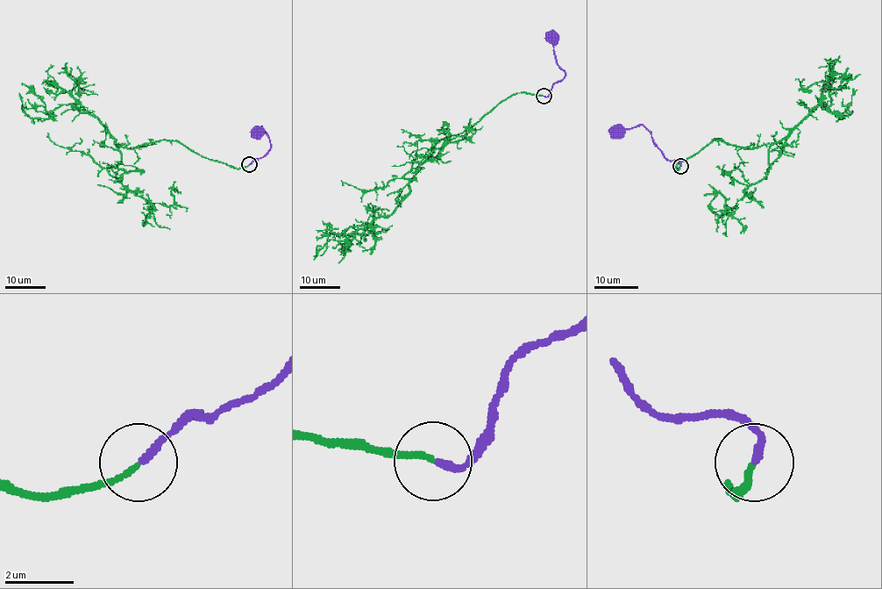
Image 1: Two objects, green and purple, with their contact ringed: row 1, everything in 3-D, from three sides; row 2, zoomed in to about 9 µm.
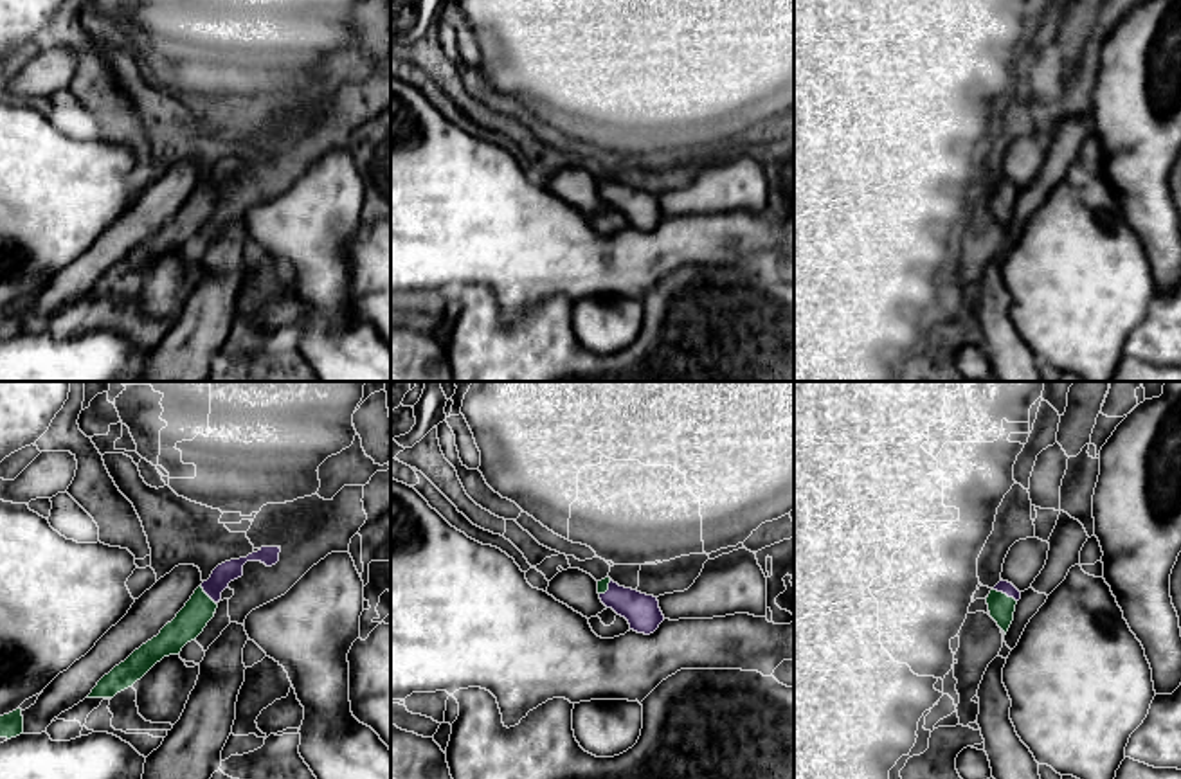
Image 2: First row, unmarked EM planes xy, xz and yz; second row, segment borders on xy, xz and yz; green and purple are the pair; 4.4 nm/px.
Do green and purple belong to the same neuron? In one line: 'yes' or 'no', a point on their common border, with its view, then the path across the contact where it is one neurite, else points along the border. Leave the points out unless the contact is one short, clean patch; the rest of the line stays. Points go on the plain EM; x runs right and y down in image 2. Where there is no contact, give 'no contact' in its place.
yes | yz (1005, 191) | across yz (1001, 205), (1005, 191), (1005, 184)

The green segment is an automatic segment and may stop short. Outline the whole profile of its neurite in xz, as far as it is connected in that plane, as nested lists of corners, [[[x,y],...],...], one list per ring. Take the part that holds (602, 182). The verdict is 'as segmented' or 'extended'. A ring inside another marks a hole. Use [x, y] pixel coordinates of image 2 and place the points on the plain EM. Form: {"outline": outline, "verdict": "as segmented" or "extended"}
{"outline": [[[610,175],[598,178],[598,191],[601,200],[625,214],[637,230],[650,232],[664,218],[657,194],[619,184]]], "verdict": "extended"}

